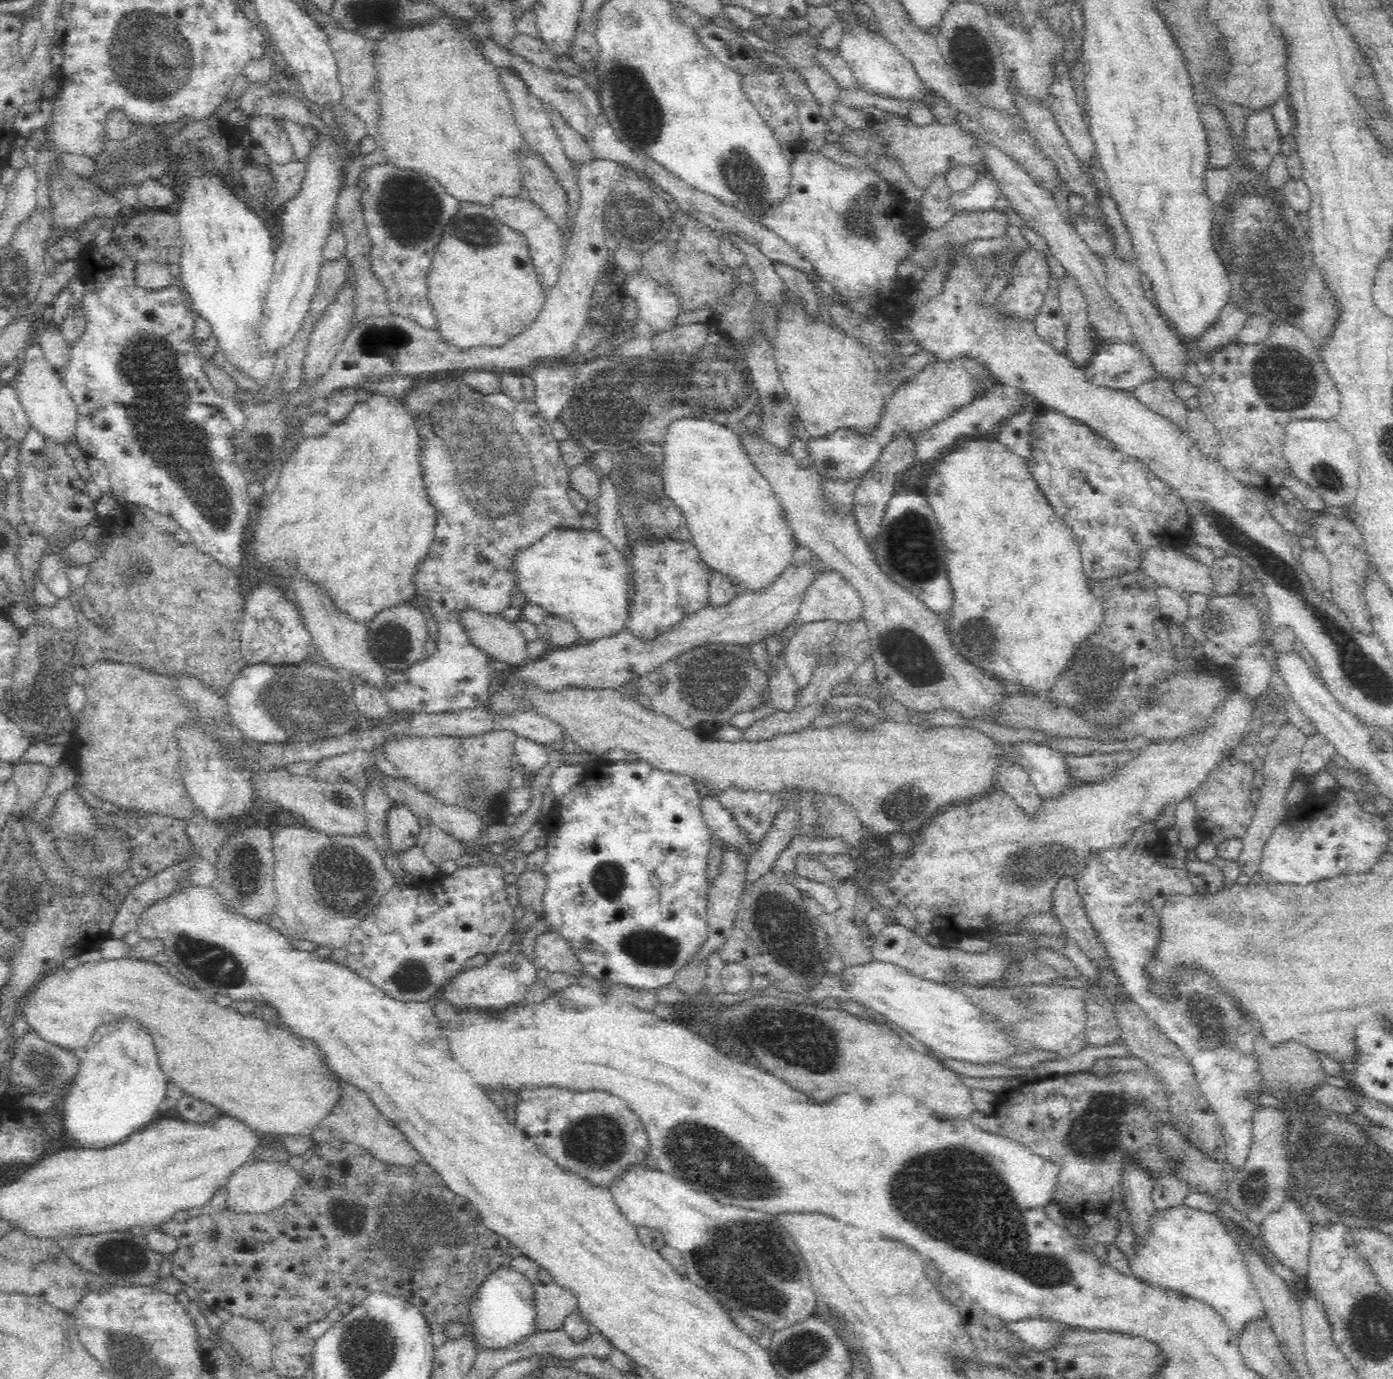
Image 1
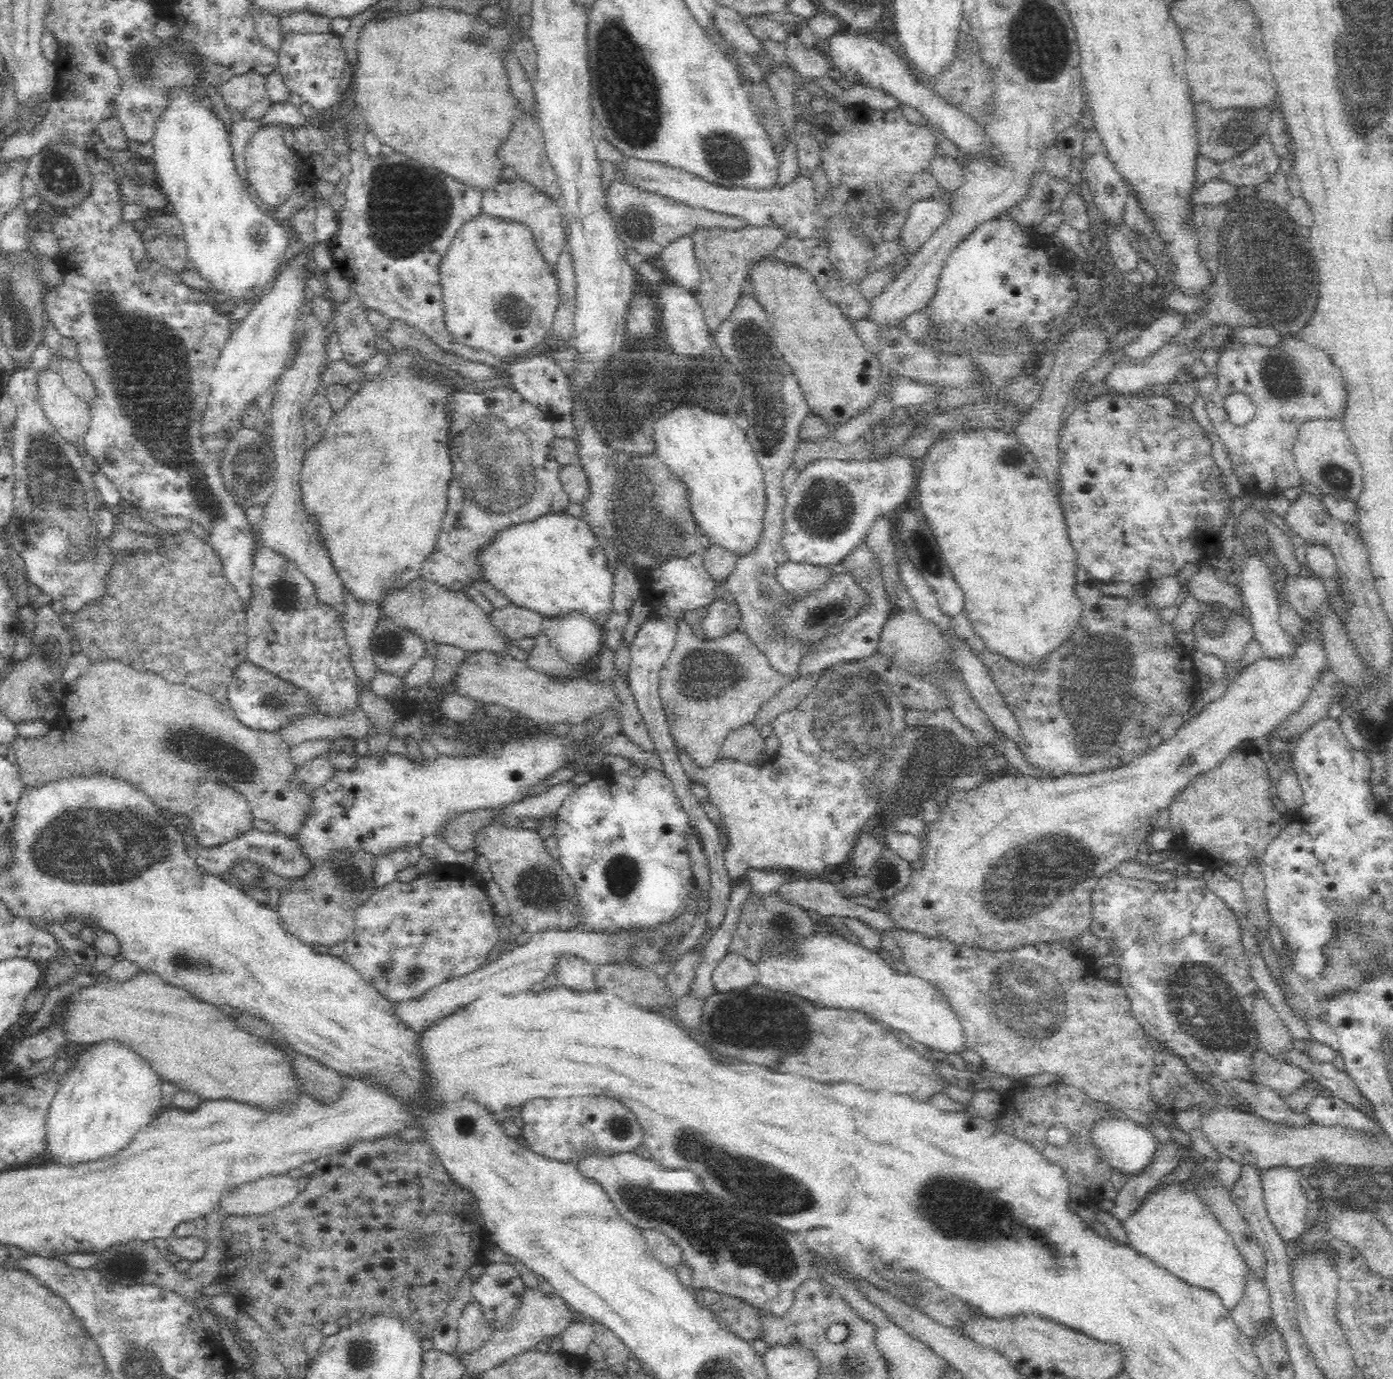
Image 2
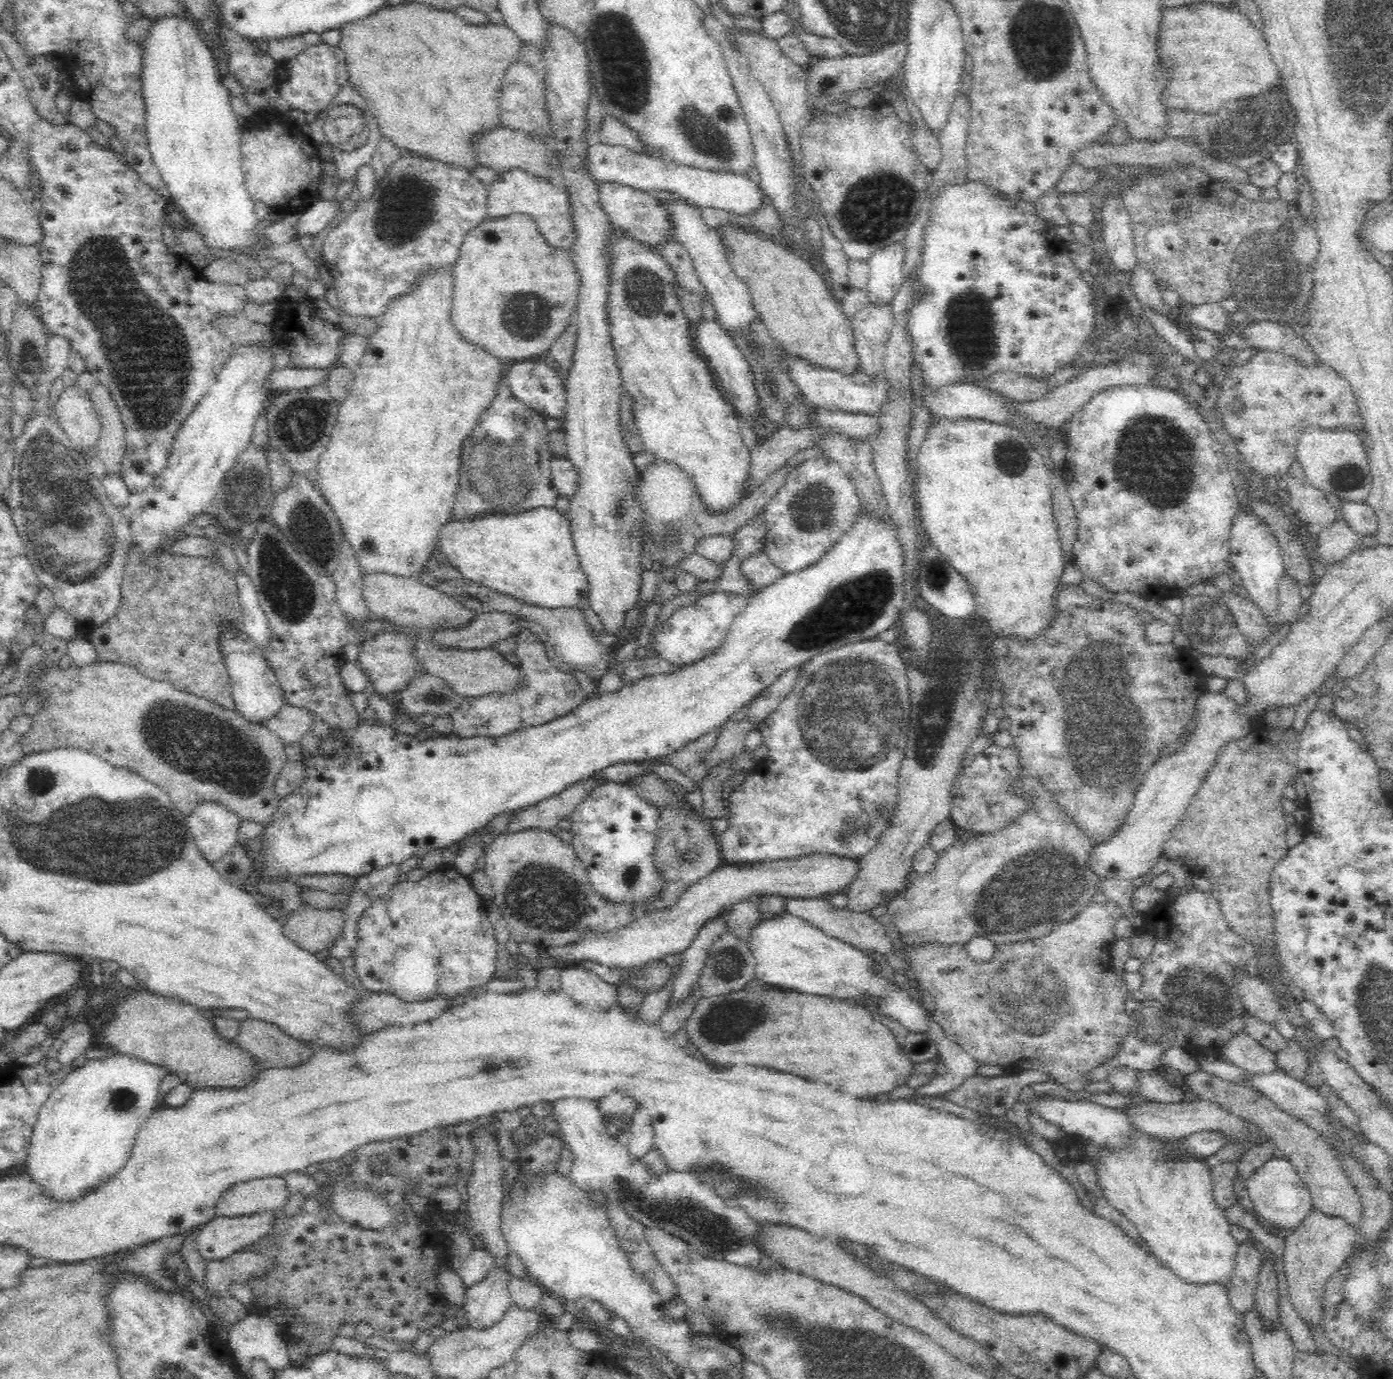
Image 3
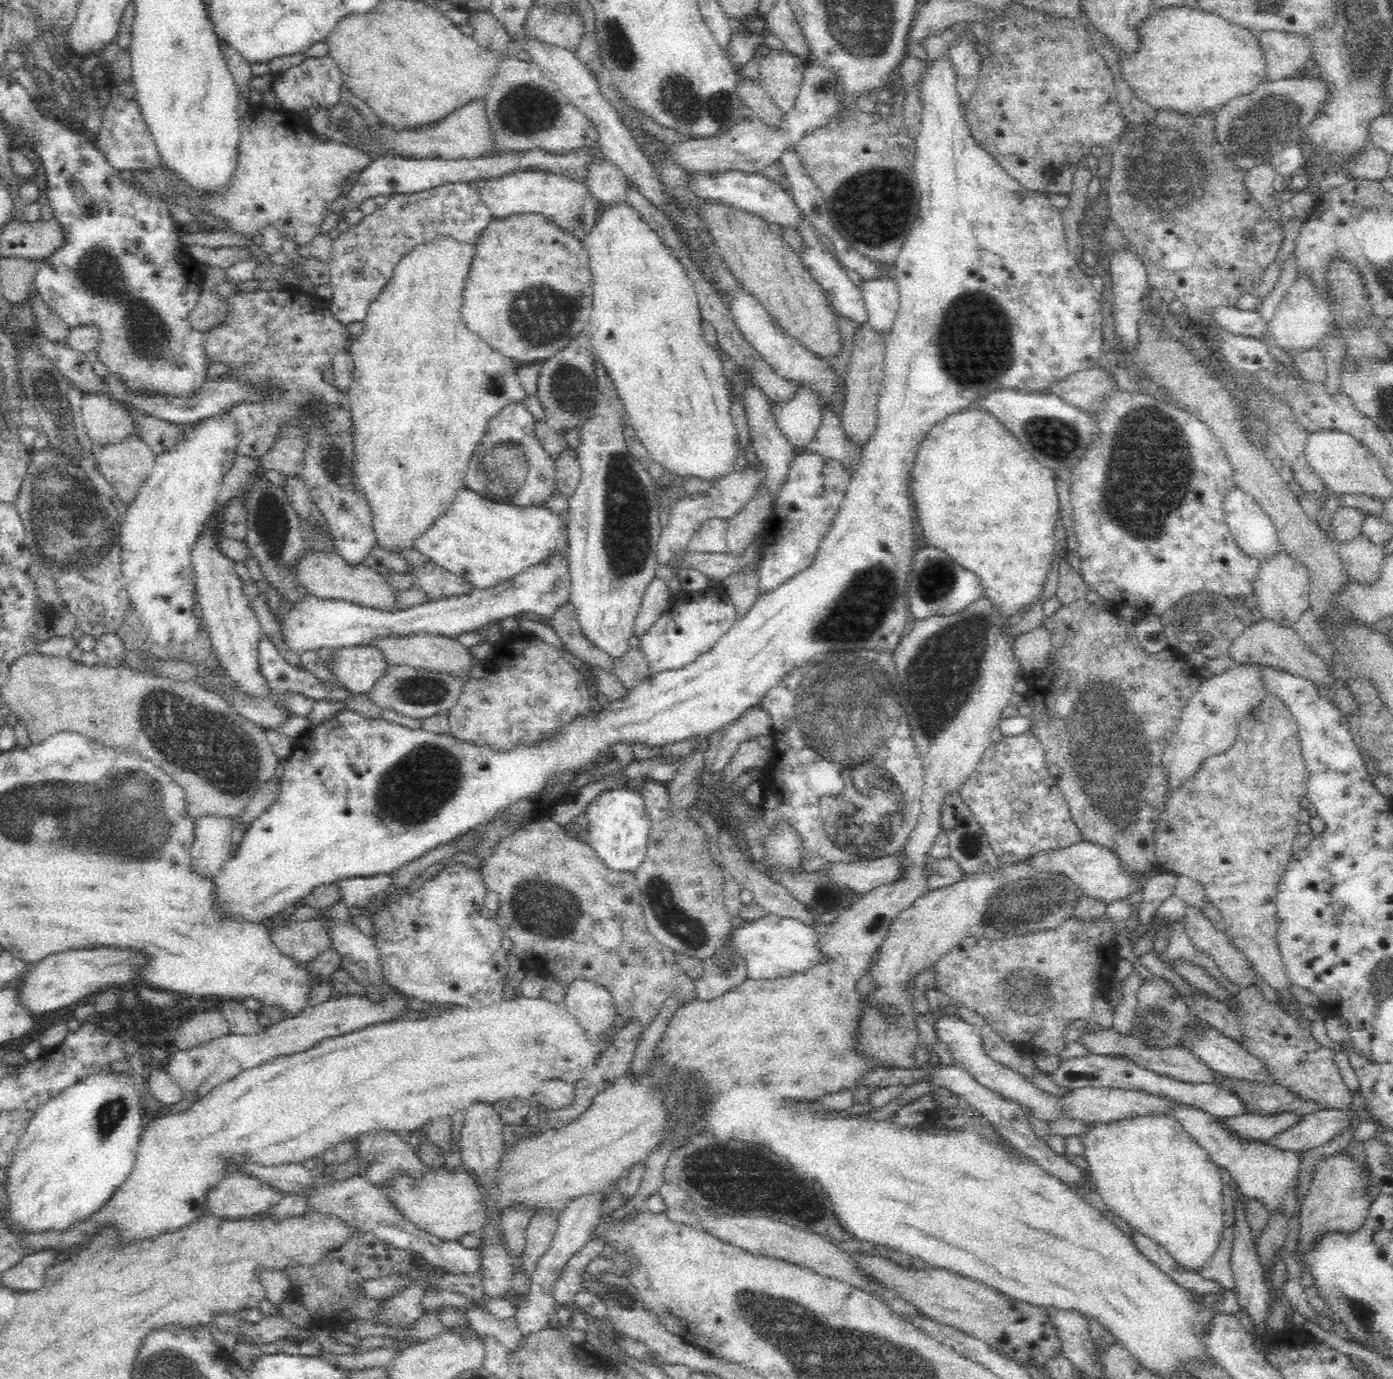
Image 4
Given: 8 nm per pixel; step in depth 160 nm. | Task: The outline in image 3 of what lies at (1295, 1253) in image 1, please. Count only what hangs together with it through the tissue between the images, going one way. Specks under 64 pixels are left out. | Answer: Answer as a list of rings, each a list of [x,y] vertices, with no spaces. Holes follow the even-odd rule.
[[[1271,1159],[1249,1180],[1249,1196],[1257,1212],[1278,1228],[1292,1231],[1313,1209],[1312,1196],[1306,1183],[1297,1174],[1295,1165],[1287,1159]]]

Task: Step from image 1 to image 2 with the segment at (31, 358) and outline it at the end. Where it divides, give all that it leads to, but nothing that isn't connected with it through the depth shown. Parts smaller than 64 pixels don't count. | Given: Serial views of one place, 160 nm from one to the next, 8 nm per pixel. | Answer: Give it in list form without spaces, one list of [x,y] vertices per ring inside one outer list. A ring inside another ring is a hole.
[[[50,367],[36,370],[36,398],[34,398],[34,402],[41,408],[46,422],[51,425],[58,436],[72,446],[82,446],[82,439],[91,417],[90,411],[86,401],[74,393],[69,386],[66,386],[60,373],[54,372]]]

